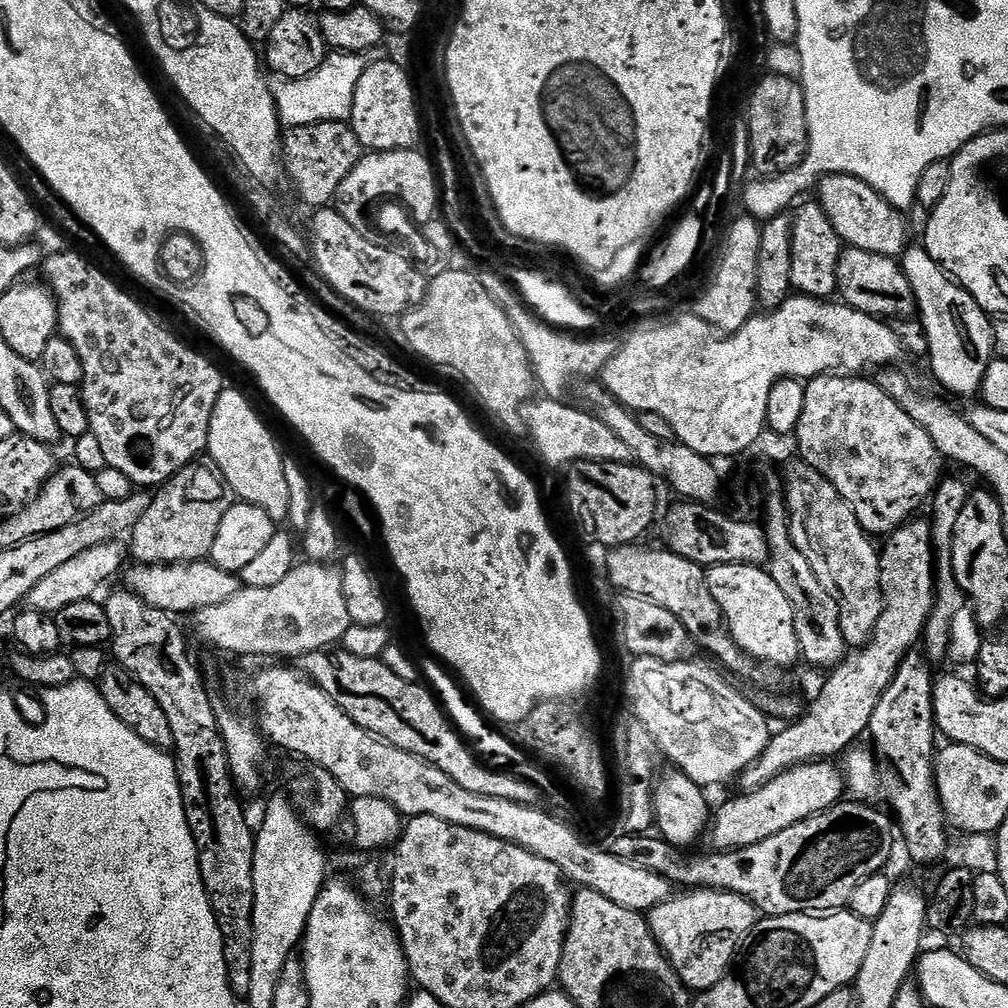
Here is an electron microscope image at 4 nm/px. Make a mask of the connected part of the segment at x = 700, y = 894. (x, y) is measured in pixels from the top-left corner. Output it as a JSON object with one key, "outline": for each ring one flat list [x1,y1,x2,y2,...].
{"outline":[[694,888,654,906,646,919,678,978,682,978,689,990,699,994,728,975,745,936,756,925,758,913,749,900,733,892]]}

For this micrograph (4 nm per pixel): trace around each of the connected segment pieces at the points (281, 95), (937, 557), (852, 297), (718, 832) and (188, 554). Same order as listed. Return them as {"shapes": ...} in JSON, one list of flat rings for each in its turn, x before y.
{"shapes":[[[332,50,314,74,301,80,281,79,280,85,272,88,272,96,276,100,276,113,280,116,281,125,297,128,307,124,321,124,327,120,348,122,351,118,351,106,354,104,355,87,369,63,367,55]],[[945,475,940,483,936,485,934,501,936,505,932,508,930,523,932,525,932,547,934,549,934,575,936,578,936,605,932,608,930,618,924,627,922,637,922,651,929,661,947,661,948,647,951,642,951,626,954,614,966,604,964,592,958,586,956,575,952,569,952,539,954,530,958,526,958,518,962,514,962,506,966,506,970,485,960,476]],[[845,247,840,253,836,286,839,299,843,303,867,316,908,318,916,312,914,290,910,290,910,282,906,278,901,261,890,256]],[[813,762,800,764,796,768,778,774,758,790,744,792,733,800,728,800,720,809,715,809,714,819,710,824,713,849,728,852,731,848,754,846,774,834,782,834,796,823,801,823,812,816,834,807,842,800,846,792,846,781,843,771,832,762]],[[208,462,200,463,186,465,159,485,150,502,150,510,146,510,132,527,130,552,136,555,139,563,193,564,196,560,207,561,211,557,218,526,222,526,222,518,226,518,226,510,234,500,215,467]]]}

